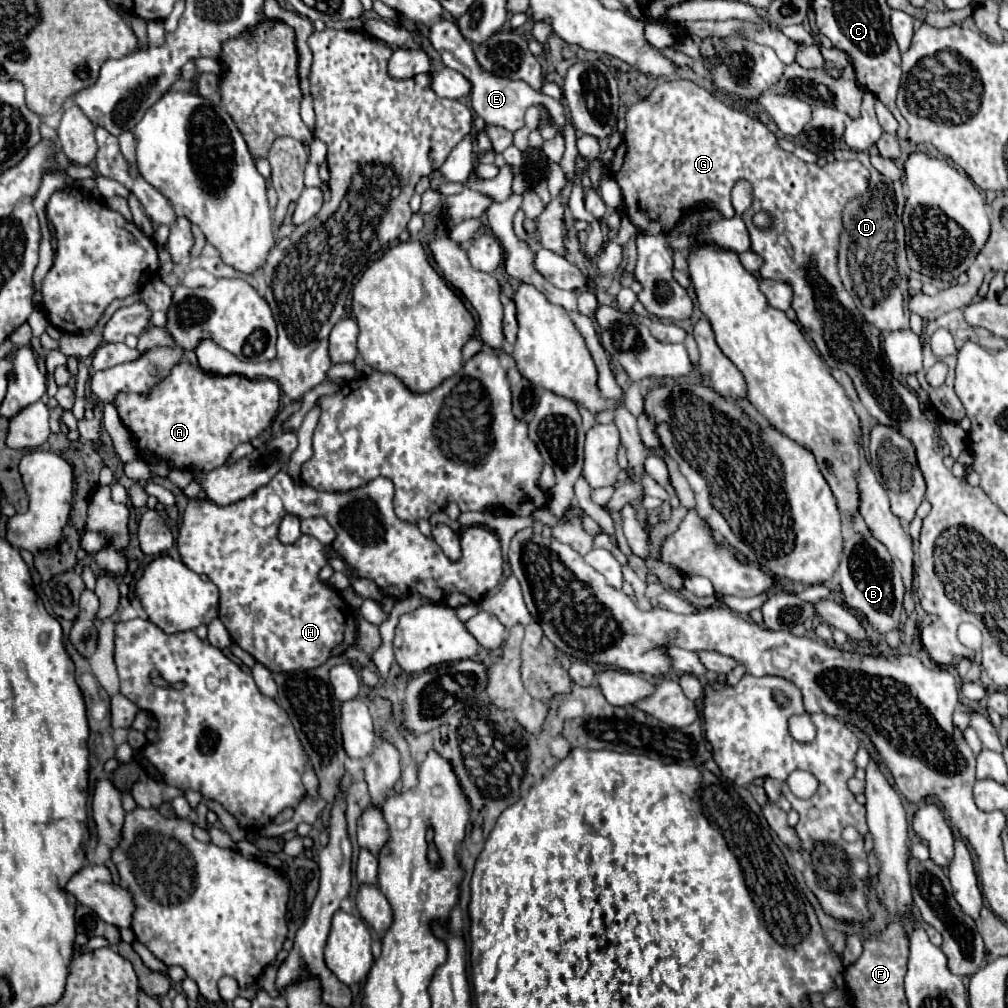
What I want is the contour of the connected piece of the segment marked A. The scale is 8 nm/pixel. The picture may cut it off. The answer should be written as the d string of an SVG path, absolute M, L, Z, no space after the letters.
M189 362L177 364L173 372L149 394L119 394L115 406L119 410L121 422L129 428L133 440L137 442L139 456L165 458L173 468L201 468L205 472L215 470L227 462L231 452L243 444L259 436L275 418L279 408L281 390L275 380L249 380L239 374L217 376L205 372L201 368L193 368Z

